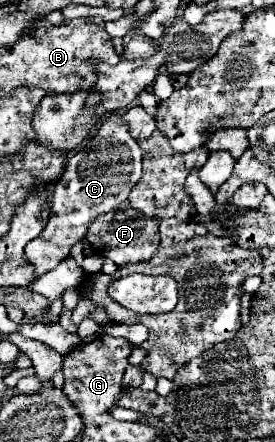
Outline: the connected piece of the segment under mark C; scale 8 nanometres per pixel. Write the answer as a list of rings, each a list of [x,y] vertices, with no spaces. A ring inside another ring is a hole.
[[[111,114],[111,118],[99,126],[89,144],[67,158],[65,172],[53,188],[49,222],[43,232],[25,246],[25,256],[35,266],[37,276],[53,270],[65,256],[69,256],[71,246],[85,236],[97,214],[117,210],[121,206],[141,178],[141,156],[143,152],[131,138],[123,116]]]

